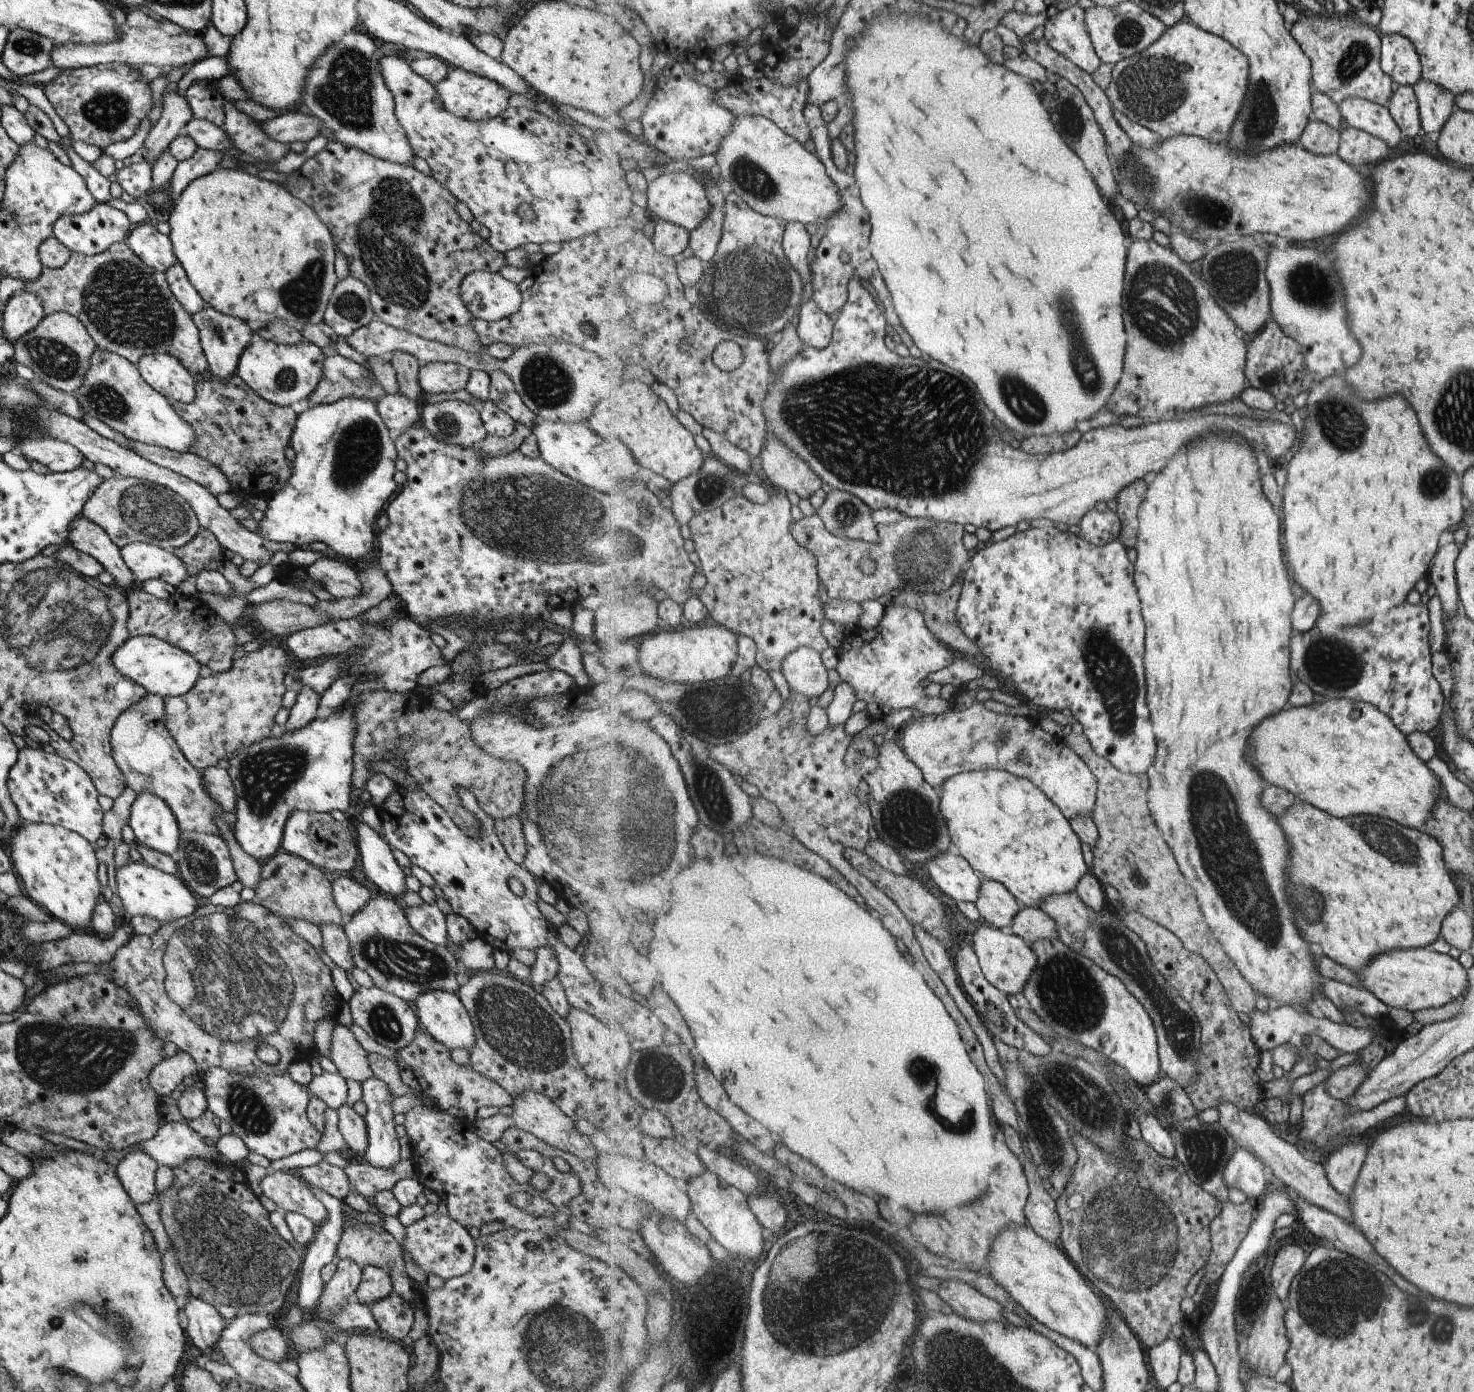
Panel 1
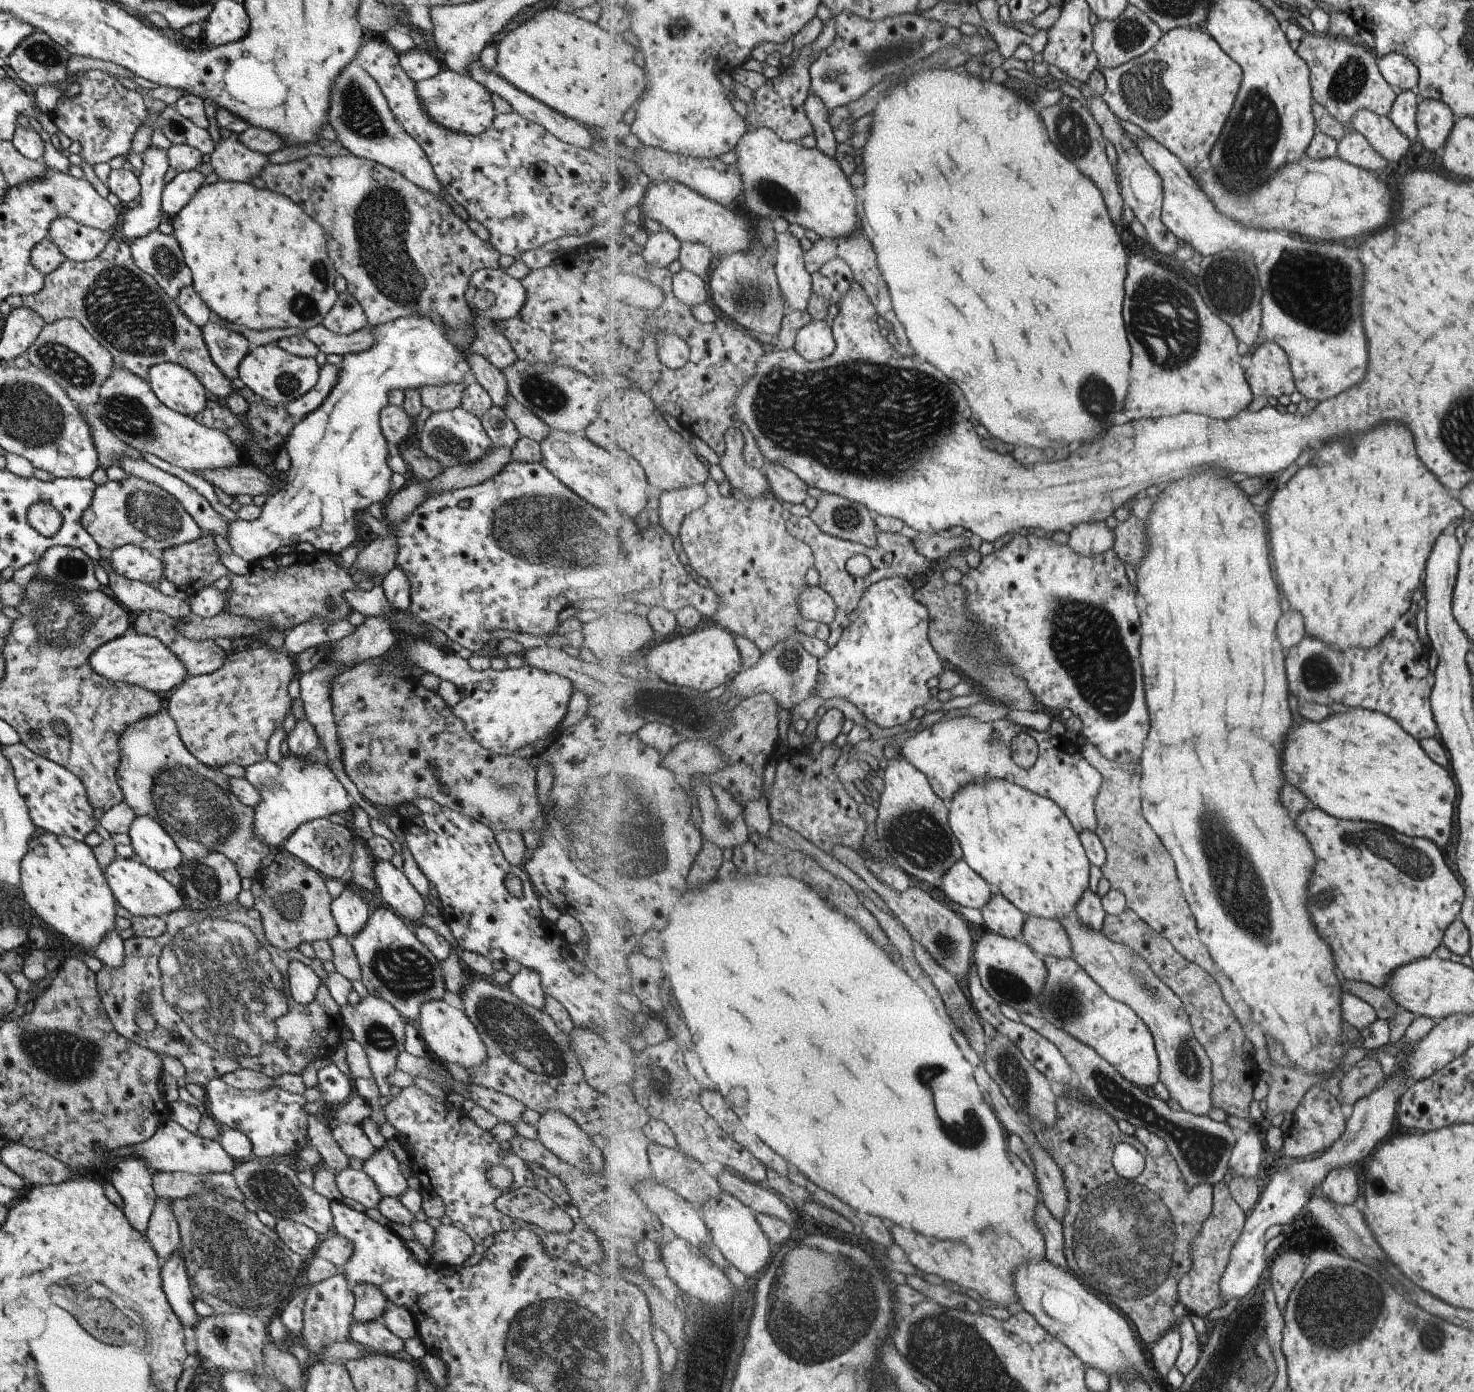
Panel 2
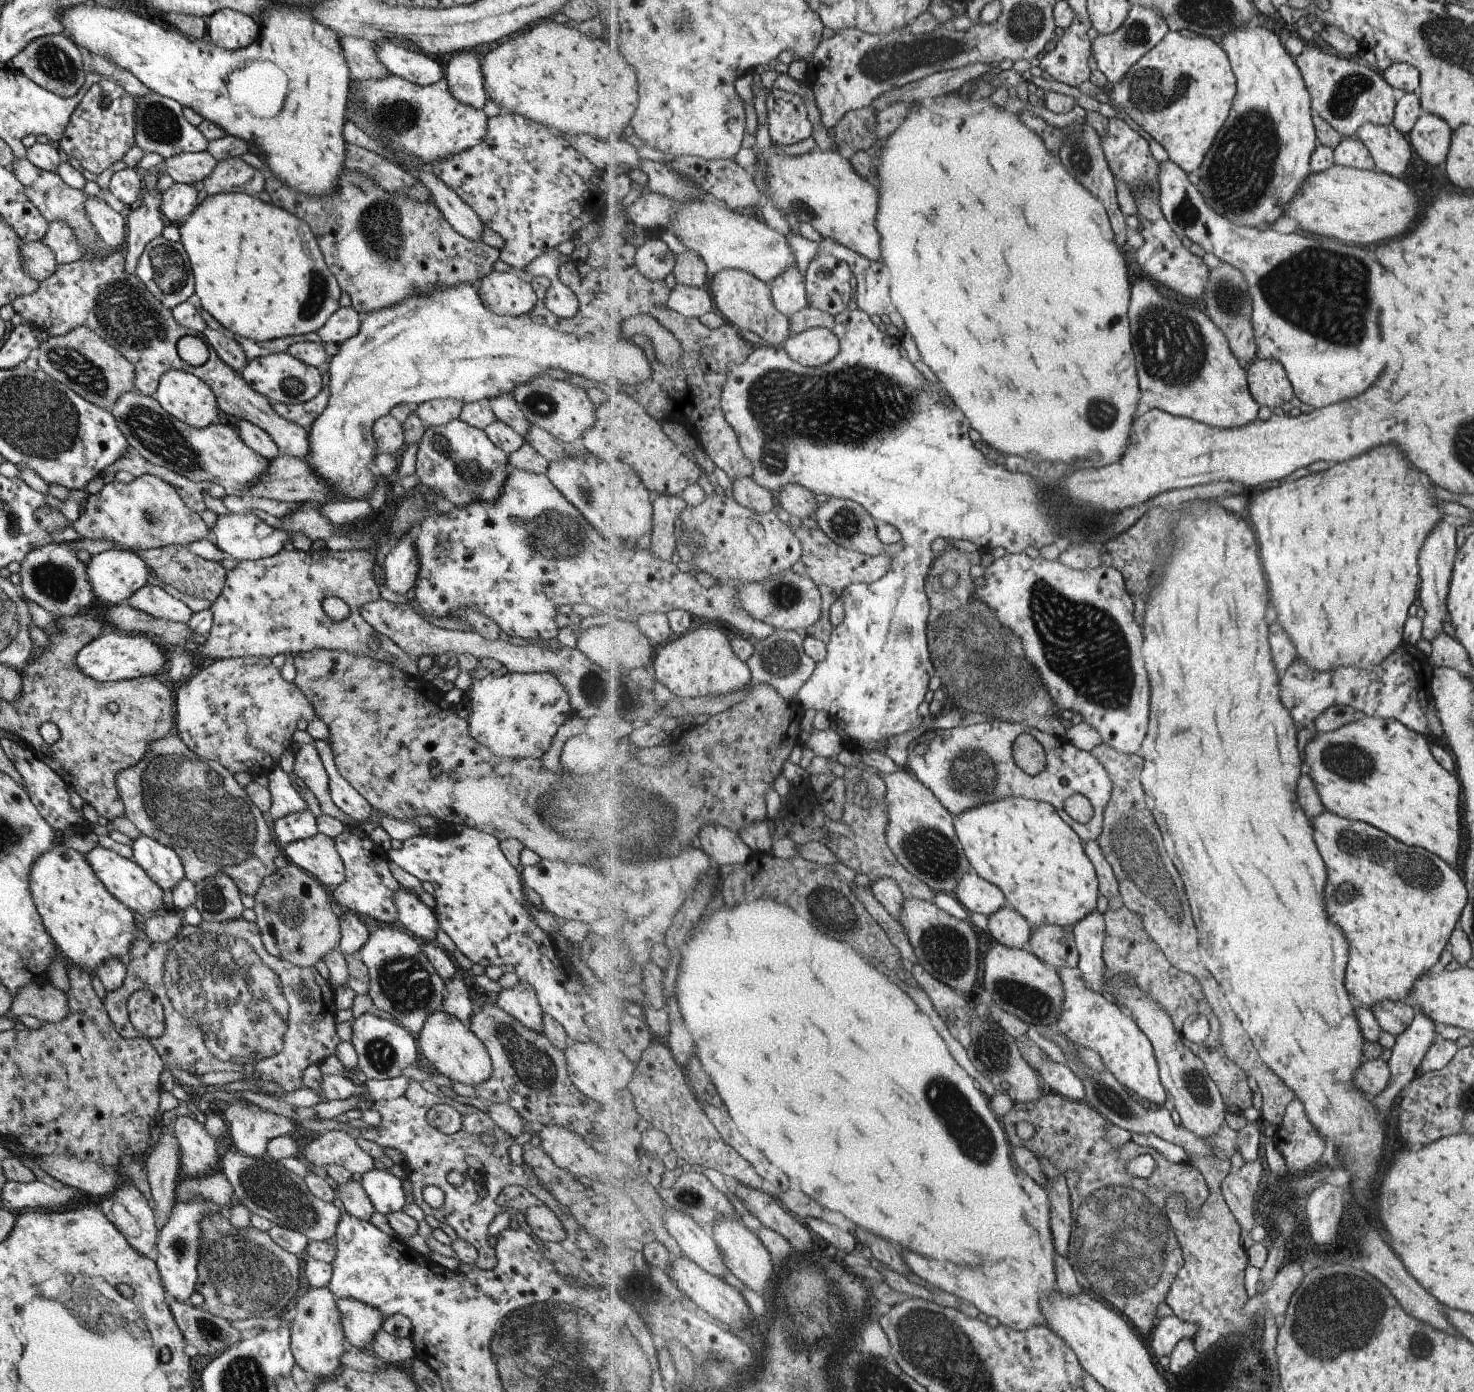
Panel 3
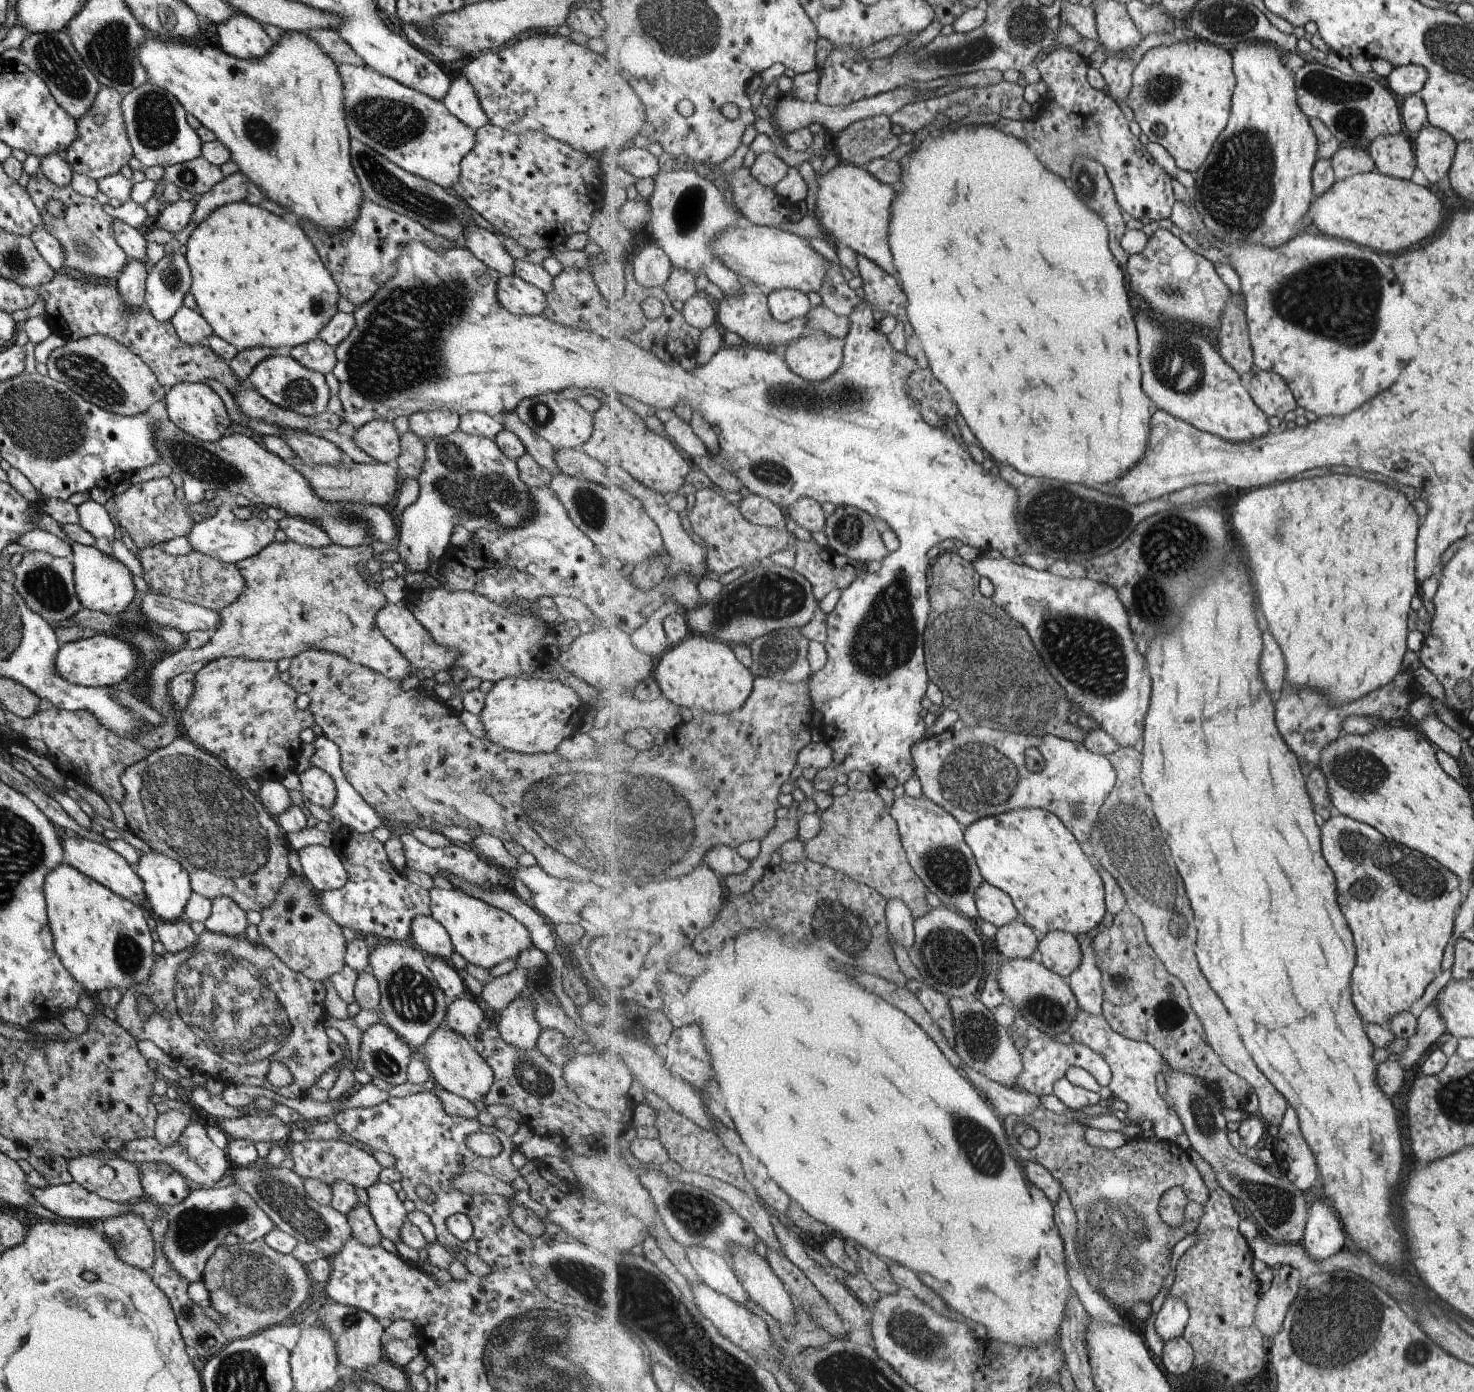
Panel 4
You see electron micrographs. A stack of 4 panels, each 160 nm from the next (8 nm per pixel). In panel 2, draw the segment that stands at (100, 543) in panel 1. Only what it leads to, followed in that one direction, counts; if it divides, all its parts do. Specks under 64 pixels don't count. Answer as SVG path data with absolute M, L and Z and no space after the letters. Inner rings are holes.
M100 548L99 566L107 574L106 590L133 617L144 610L163 611L168 617L182 619L191 614L187 601L163 595L147 583L132 581L116 573L108 561L109 552Z

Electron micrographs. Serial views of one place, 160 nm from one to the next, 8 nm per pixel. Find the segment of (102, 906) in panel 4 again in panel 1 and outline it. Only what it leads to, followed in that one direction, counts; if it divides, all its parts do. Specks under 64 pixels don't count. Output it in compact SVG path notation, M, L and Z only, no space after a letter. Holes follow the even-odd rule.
M22 822L6 841L10 862L22 880L24 896L71 928L85 928L99 894L97 864L91 846L76 832L59 825Z

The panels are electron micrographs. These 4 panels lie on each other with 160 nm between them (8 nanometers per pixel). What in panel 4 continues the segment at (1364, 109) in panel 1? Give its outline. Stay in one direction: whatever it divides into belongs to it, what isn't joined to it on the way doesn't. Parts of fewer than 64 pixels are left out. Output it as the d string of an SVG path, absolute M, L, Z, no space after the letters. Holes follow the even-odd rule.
M1402 132L1383 133L1375 137L1368 150L1376 162L1377 170L1383 174L1403 180L1413 178L1418 162L1411 142Z

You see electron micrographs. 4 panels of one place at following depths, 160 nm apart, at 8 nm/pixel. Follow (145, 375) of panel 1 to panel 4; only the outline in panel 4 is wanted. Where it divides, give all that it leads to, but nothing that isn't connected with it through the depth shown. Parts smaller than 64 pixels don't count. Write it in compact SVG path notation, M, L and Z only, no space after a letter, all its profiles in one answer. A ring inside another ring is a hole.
M176 382L165 388L164 400L168 419L194 439L213 442L228 434L231 421L221 403L221 398L209 387L200 382Z

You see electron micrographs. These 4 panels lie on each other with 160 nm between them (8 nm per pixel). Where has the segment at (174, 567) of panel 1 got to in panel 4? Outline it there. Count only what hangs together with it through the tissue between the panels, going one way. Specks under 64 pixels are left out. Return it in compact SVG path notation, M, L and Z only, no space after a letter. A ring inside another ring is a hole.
M67 540L72 548L72 579L77 600L82 607L92 611L101 611L116 615L129 608L130 602L137 594L131 581L131 572L115 557L102 553L94 546L77 544Z

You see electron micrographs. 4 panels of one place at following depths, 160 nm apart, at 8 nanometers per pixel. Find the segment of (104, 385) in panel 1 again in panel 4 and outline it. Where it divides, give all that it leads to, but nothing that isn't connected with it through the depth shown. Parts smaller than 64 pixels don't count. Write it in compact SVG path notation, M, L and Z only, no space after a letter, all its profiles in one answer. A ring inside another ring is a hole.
M155 419L152 426L152 445L158 460L165 462L172 472L182 480L183 498L186 502L200 502L211 491L229 490L241 502L248 503L256 510L266 507L283 509L286 515L307 519L326 532L331 544L340 547L369 545L372 542L385 542L395 550L399 530L389 519L387 508L367 503L330 503L322 501L302 477L287 461L271 454L251 436L229 431L218 441L207 442L194 439L183 432L169 419Z

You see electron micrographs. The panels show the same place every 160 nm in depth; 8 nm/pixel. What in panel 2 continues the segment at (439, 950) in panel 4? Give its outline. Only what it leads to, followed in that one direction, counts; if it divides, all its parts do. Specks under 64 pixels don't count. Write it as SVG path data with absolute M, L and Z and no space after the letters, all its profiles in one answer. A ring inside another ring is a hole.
M375 859L371 872L376 887L379 888L381 900L403 920L419 921L423 909L422 897L407 881L401 870L391 865L389 861Z

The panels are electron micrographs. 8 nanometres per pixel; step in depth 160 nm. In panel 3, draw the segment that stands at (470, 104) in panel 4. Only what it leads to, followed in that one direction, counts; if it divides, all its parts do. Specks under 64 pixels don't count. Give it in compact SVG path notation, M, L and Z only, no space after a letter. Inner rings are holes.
M461 50L451 54L445 64L445 84L451 96L473 110L482 110L485 92L482 86L479 61L472 50Z

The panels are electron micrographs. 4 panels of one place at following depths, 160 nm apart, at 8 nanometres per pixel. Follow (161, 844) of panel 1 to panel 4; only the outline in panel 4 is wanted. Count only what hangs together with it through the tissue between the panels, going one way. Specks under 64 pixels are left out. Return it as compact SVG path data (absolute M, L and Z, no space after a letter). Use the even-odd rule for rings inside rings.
M151 851L139 858L135 874L143 882L144 903L150 915L161 921L174 921L182 919L183 905L191 894L191 887L188 881L187 871L180 862L167 858L164 854Z

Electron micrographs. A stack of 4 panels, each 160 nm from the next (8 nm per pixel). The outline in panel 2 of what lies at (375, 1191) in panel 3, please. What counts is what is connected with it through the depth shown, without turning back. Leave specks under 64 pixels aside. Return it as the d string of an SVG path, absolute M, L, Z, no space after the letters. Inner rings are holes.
M382 1145L363 1161L362 1169L383 1197L397 1197L408 1187L399 1171L399 1163L393 1155L392 1146Z

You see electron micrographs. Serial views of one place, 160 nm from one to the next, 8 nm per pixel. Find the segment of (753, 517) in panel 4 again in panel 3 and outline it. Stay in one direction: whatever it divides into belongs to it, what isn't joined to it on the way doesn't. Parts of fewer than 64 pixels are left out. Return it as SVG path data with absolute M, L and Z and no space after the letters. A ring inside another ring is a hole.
M749 475L745 476L745 478L735 478L735 480L732 480L732 484L734 485L733 498L741 506L755 510L759 514L777 511L777 497L771 490L761 486L755 480L755 477L751 478L751 475Z

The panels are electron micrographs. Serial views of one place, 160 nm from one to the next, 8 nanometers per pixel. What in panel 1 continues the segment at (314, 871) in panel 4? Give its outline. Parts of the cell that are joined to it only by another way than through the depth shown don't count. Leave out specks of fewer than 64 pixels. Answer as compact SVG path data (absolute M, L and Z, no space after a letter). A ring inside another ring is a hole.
M293 811L284 822L281 837L280 846L285 852L306 860L322 872L348 874L355 866L358 850L351 820L335 821L329 813Z

